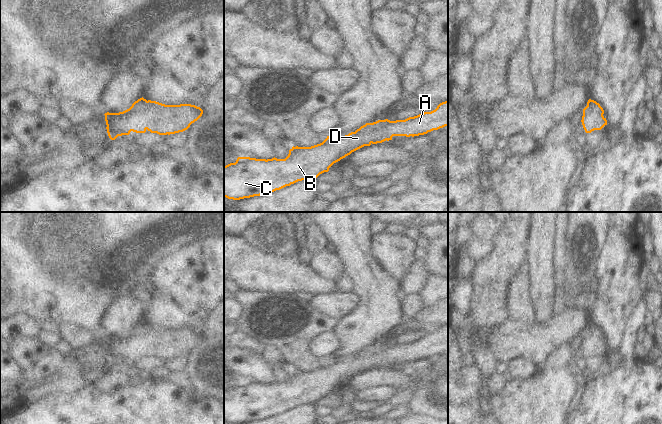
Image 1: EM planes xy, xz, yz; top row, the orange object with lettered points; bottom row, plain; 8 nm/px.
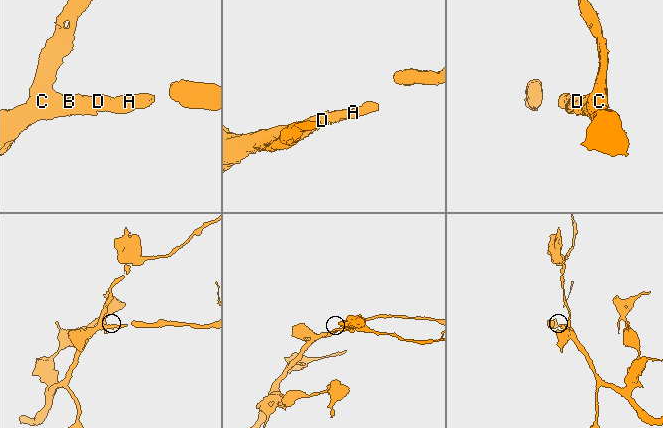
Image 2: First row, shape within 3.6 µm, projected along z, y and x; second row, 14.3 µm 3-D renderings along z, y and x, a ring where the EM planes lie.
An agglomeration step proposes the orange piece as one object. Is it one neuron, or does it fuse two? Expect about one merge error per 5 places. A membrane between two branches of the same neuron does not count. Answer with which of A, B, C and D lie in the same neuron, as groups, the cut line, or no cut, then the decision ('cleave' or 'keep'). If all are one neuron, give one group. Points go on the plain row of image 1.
groups A B C D; cut none; keep

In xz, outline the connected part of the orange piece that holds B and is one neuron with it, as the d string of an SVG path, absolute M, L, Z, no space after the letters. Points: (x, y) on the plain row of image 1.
M448 324L440 327L431 336L424 336L405 344L378 344L373 347L366 347L355 356L351 356L345 360L327 360L322 367L311 371L293 370L285 383L274 381L266 384L238 381L235 387L224 390L224 421L240 424L268 418L298 405L316 403L320 398L328 396L334 387L364 370L392 364L393 360L414 361L424 359L445 350L448 350Z

